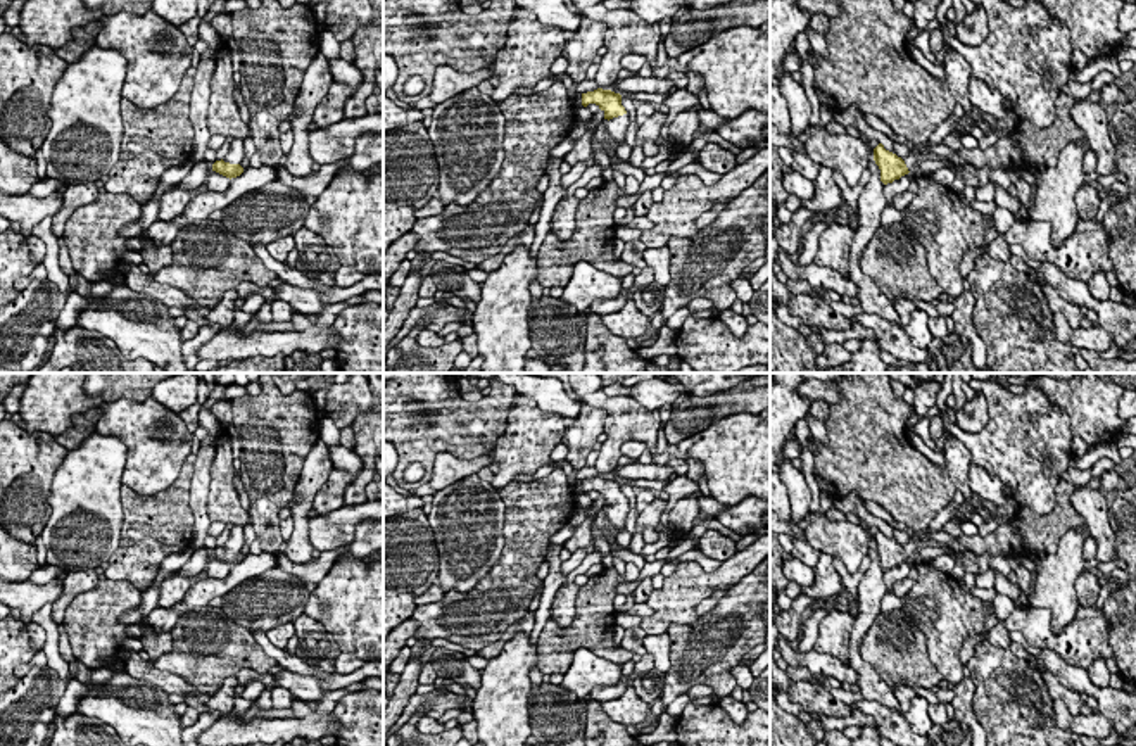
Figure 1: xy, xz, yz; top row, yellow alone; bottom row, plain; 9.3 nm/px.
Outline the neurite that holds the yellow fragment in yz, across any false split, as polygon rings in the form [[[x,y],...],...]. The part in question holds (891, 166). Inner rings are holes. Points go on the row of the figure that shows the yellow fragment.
[[[879,143],[874,149],[874,161],[880,169],[880,181],[884,185],[893,183],[894,180],[899,180],[901,176],[913,171],[913,168],[922,161],[924,154],[922,149],[931,149],[927,143],[918,143],[913,149],[910,149],[910,154],[906,157],[898,157],[896,154],[884,149],[882,143]]]

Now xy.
[[[235,138],[230,143],[228,154],[212,164],[212,171],[226,176],[226,178],[237,178],[243,173],[243,168],[240,166],[243,161],[243,140]]]

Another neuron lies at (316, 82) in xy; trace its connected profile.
[[[319,52],[304,73],[304,79],[293,107],[300,112],[292,116],[293,145],[283,162],[293,176],[309,176],[312,173],[312,157],[309,155],[309,124],[312,123],[316,105],[326,97],[333,76],[328,59]]]

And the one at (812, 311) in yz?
[[[787,294],[787,306],[791,314],[798,316],[806,326],[822,326],[825,330],[843,332],[853,326],[853,319],[836,313],[829,304],[813,295]]]

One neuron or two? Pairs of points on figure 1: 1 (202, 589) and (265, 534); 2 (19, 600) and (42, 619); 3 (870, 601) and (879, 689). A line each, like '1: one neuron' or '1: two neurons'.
1: two neurons
2: two neurons
3: one neuron

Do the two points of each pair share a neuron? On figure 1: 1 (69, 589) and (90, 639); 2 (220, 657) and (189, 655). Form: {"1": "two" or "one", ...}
{"1": "two", "2": "one"}

